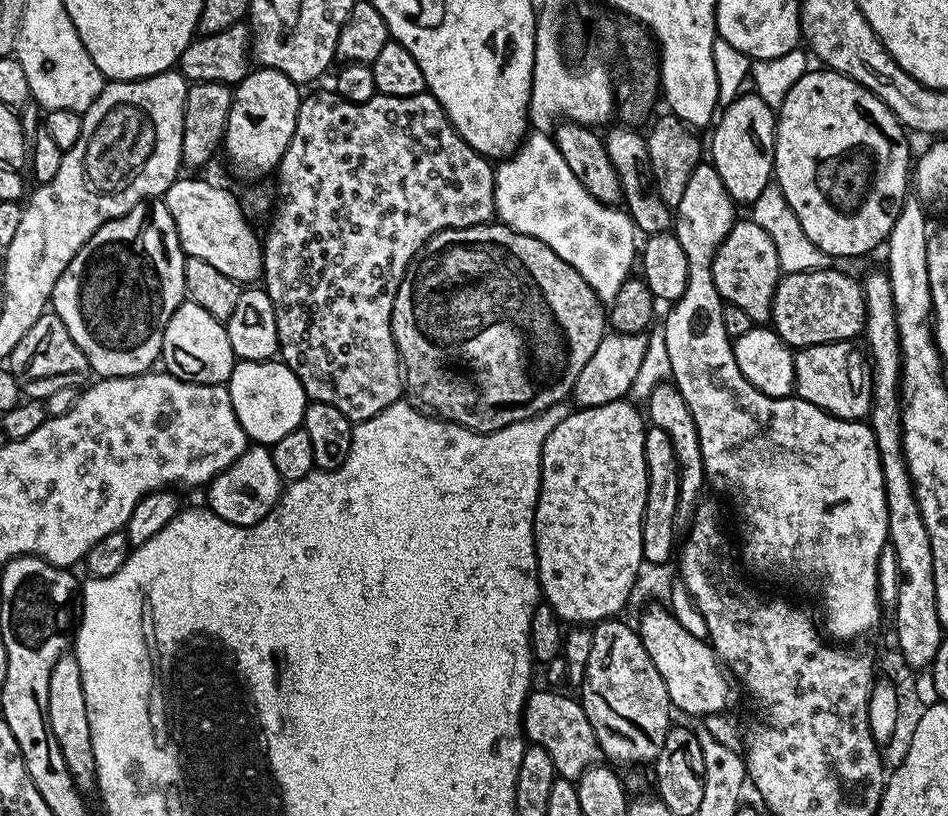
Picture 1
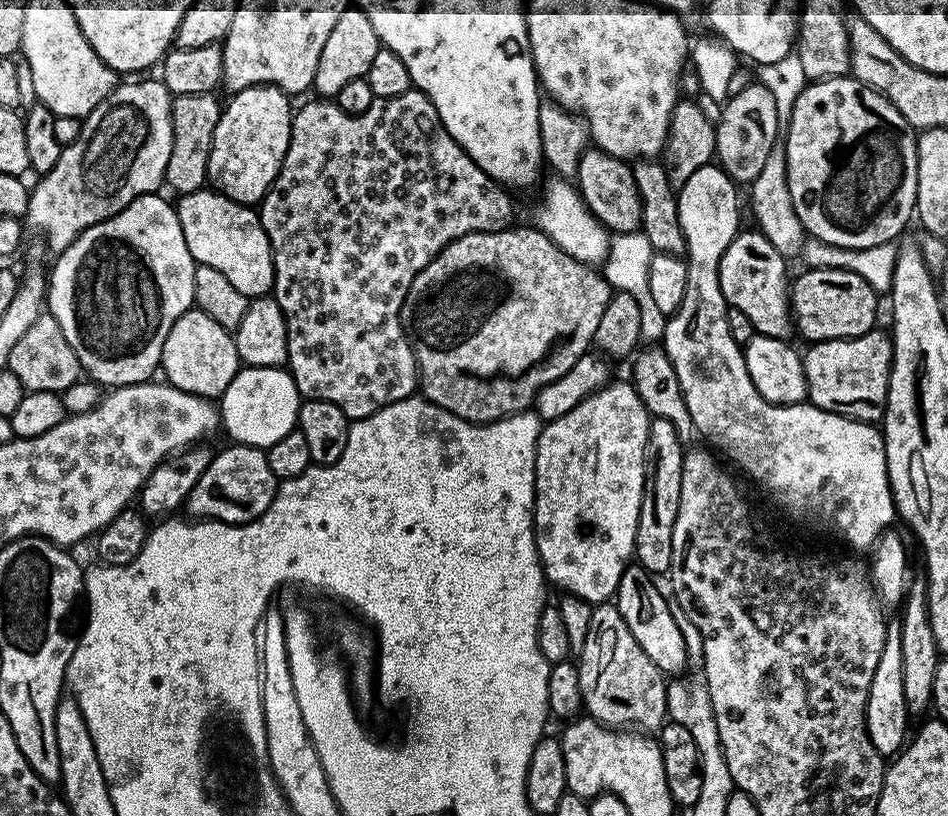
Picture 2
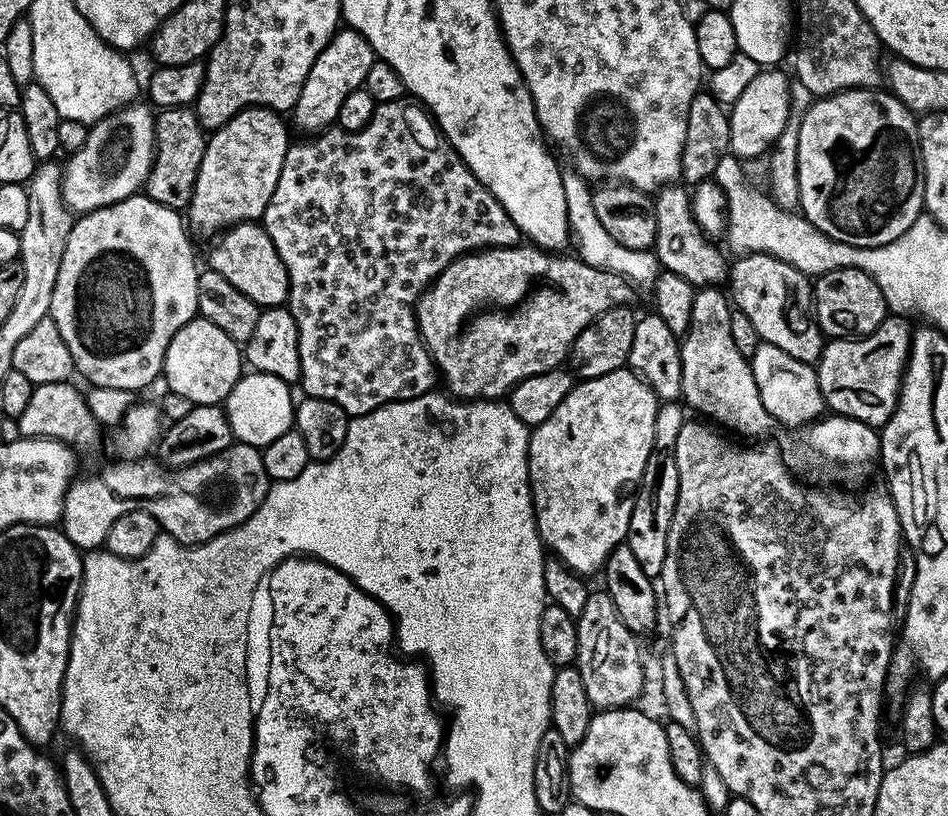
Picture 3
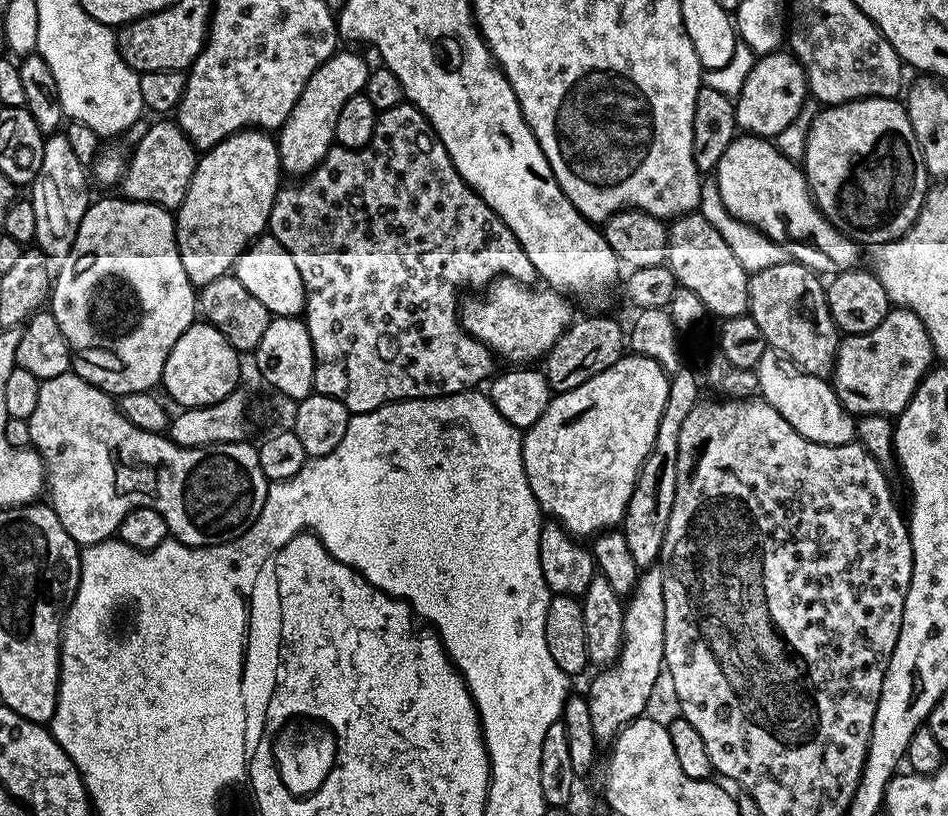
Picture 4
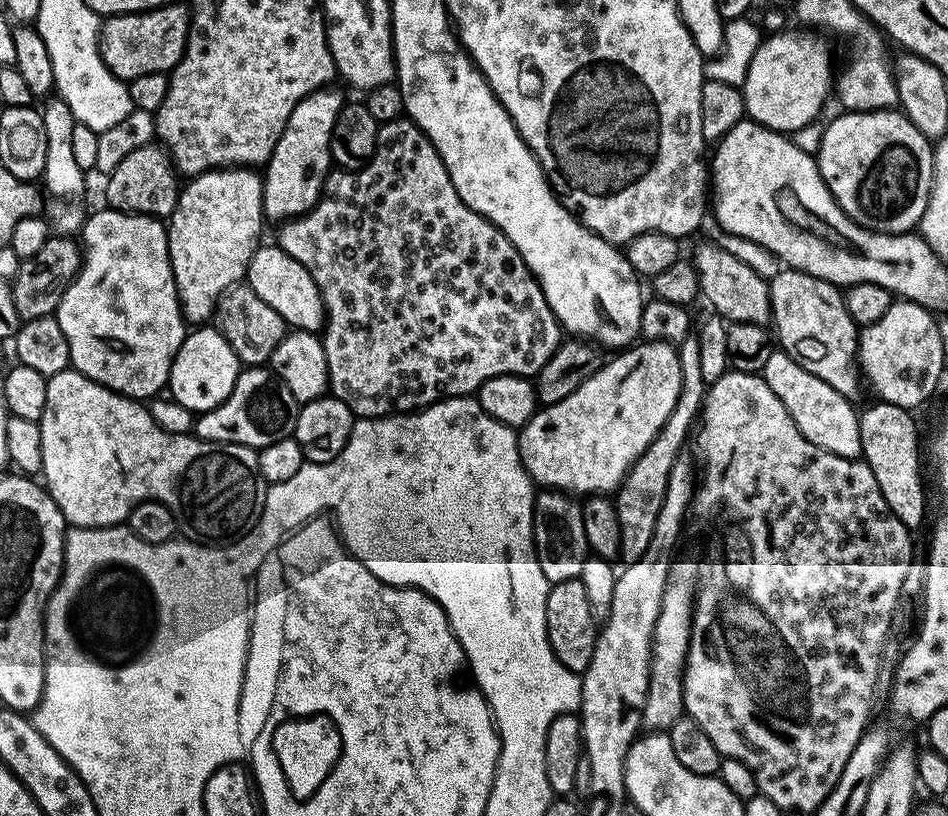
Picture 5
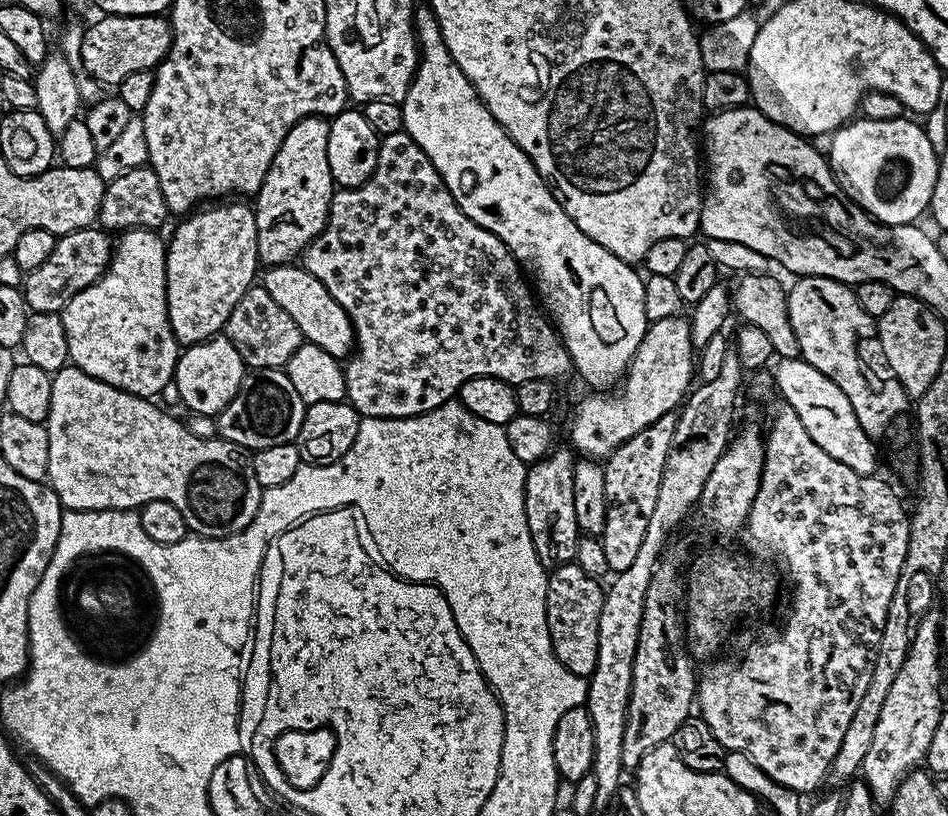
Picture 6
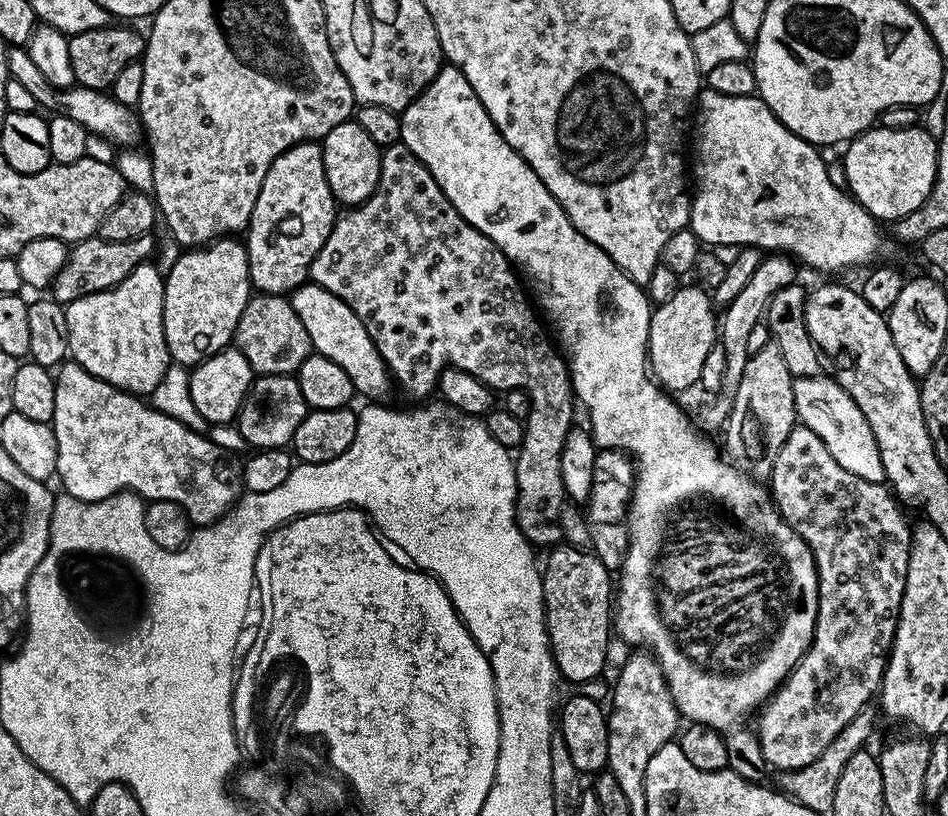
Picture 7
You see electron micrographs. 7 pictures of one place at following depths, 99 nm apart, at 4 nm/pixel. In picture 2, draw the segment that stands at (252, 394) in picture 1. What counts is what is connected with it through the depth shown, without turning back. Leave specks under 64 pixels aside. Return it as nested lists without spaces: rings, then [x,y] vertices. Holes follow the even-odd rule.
[[[241,367],[236,377],[226,386],[223,396],[219,397],[218,407],[223,431],[228,431],[229,441],[237,444],[248,444],[252,448],[267,448],[278,438],[286,438],[297,427],[300,418],[302,397],[296,389],[291,372],[284,368],[249,368]]]

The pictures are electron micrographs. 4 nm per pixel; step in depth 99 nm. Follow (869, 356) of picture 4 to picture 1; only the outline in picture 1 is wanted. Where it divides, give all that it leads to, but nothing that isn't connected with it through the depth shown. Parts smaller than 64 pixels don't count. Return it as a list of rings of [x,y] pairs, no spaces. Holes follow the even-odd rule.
[[[839,340],[799,349],[794,356],[794,378],[795,395],[831,416],[859,421],[872,411],[872,370],[865,349],[859,343]]]

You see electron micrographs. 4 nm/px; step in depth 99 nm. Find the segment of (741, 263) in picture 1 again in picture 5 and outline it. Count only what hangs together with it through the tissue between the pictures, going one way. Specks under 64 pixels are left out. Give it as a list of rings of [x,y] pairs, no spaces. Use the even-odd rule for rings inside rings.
[[[782,270],[769,283],[768,293],[772,307],[770,324],[782,351],[791,360],[810,370],[814,378],[822,378],[822,382],[838,390],[838,394],[842,394],[847,400],[855,401],[856,395],[860,392],[860,380],[862,384],[862,373],[858,363],[858,326],[846,310],[844,292],[837,285],[817,276],[795,270]]]

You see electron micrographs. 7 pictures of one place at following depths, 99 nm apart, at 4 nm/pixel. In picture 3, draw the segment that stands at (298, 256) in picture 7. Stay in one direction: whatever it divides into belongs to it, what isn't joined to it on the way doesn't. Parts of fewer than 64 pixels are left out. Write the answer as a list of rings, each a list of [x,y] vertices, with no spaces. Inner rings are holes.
[[[347,26],[341,27],[332,35],[332,41],[322,50],[322,54],[314,58],[314,66],[310,66],[302,94],[298,94],[298,102],[292,107],[291,123],[296,123],[304,134],[319,134],[335,125],[346,94],[364,87],[364,79],[373,59],[374,53],[364,40],[364,35]]]

